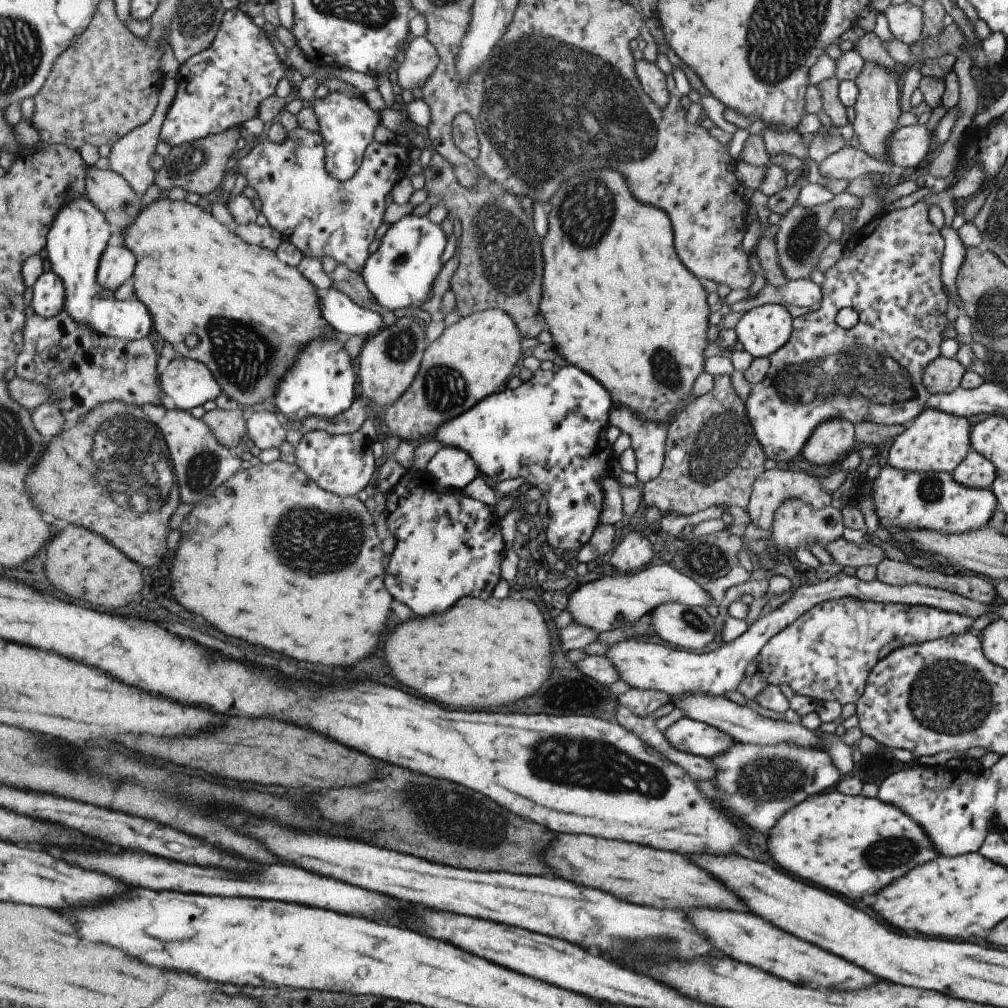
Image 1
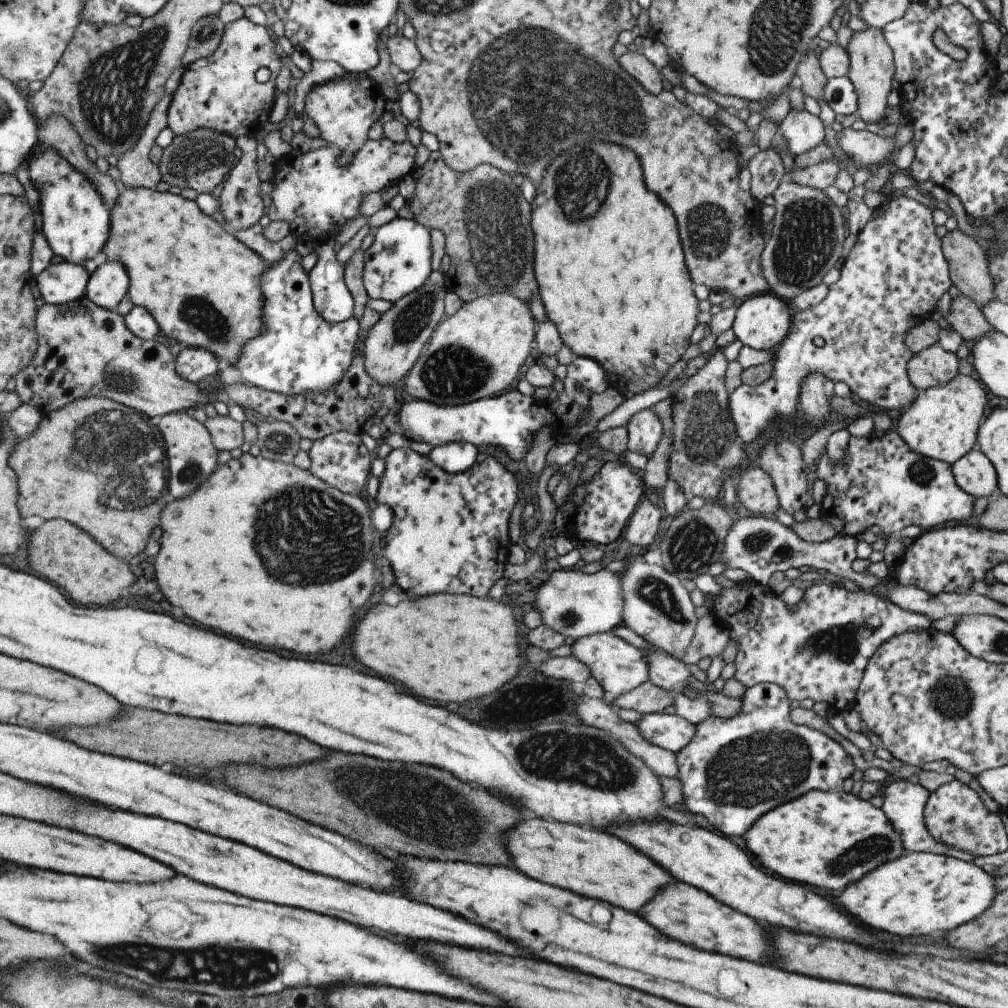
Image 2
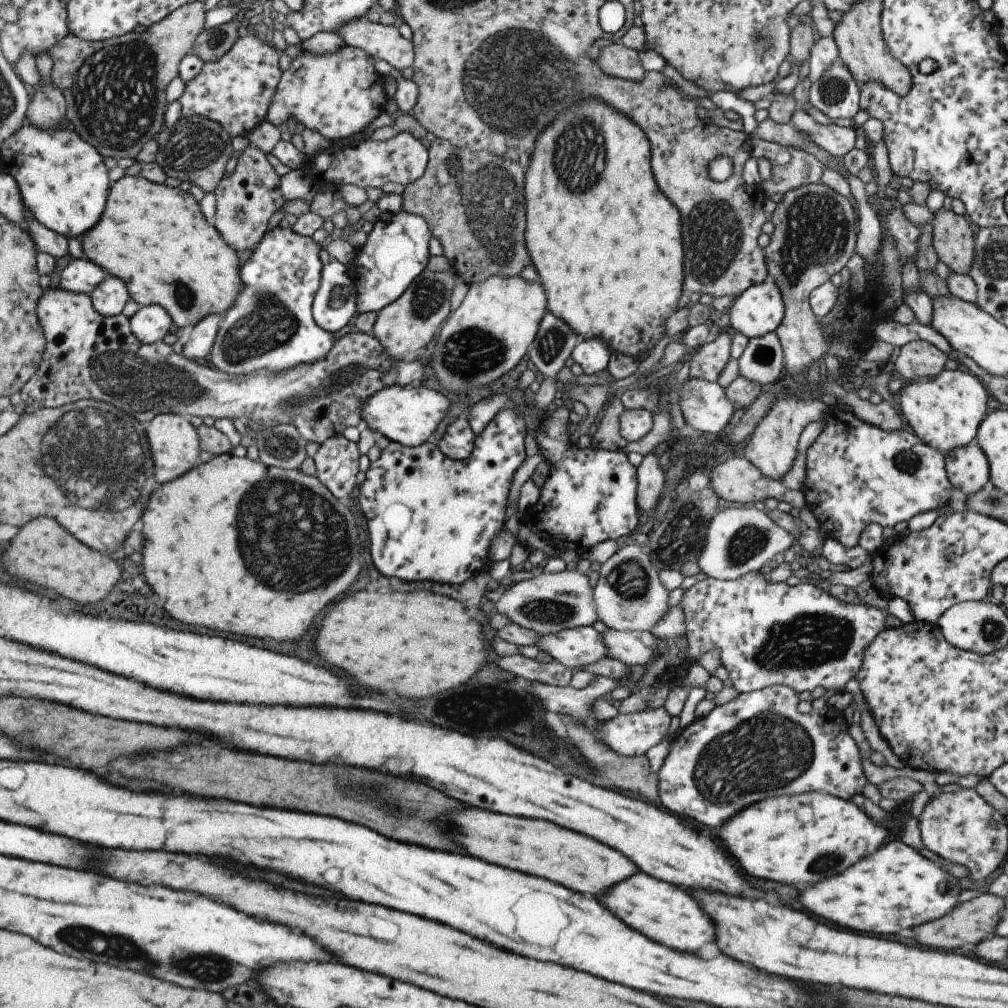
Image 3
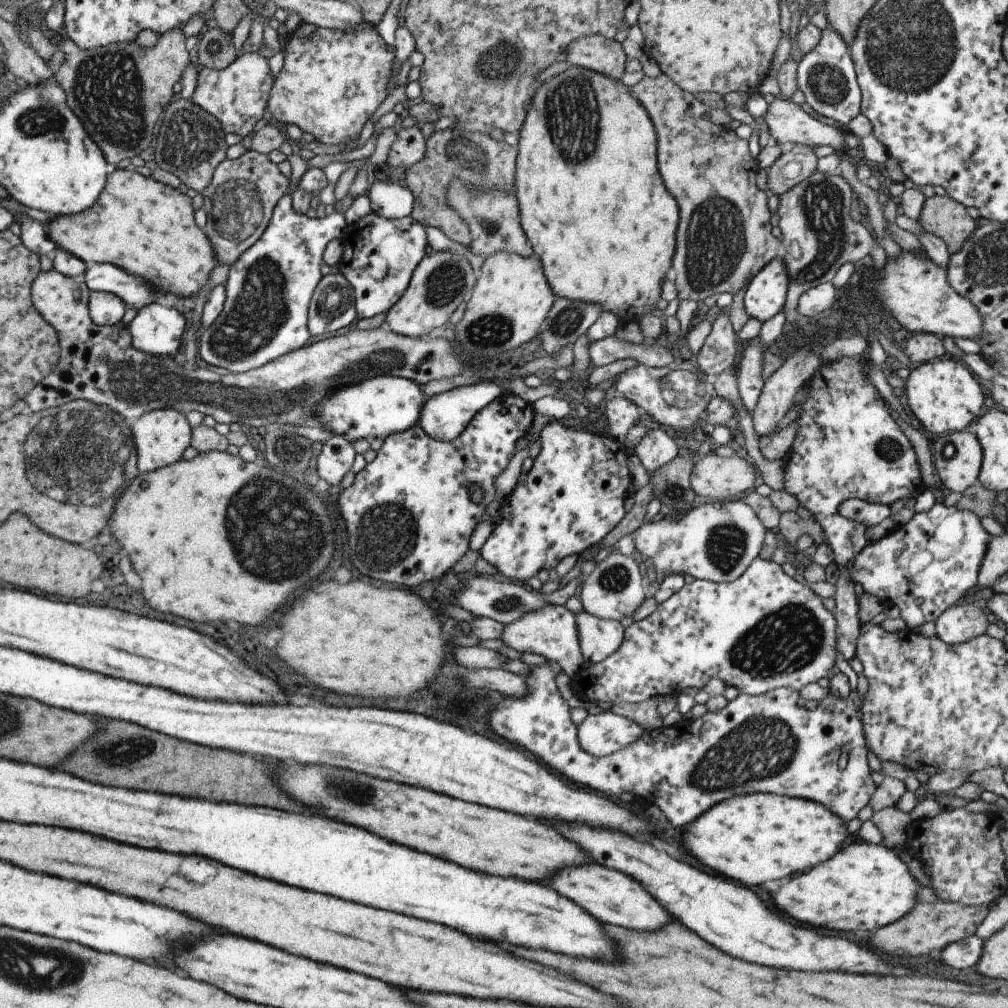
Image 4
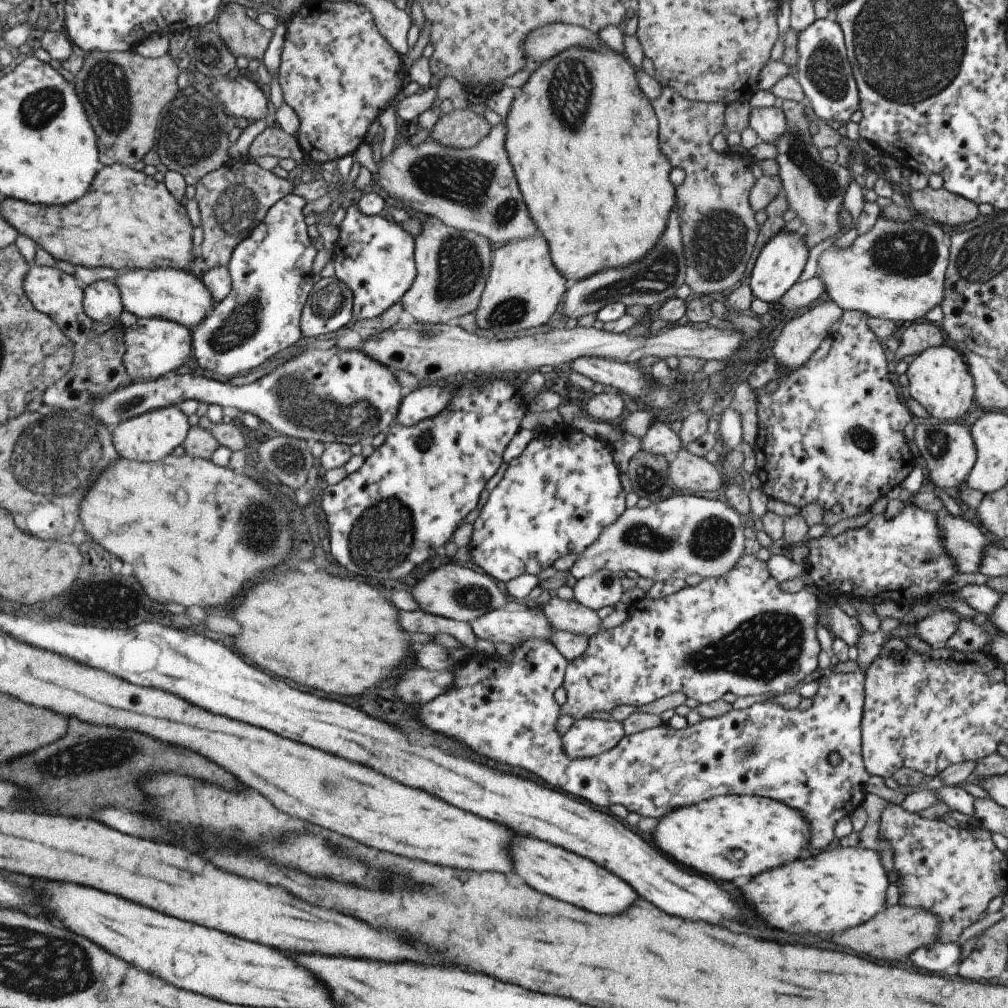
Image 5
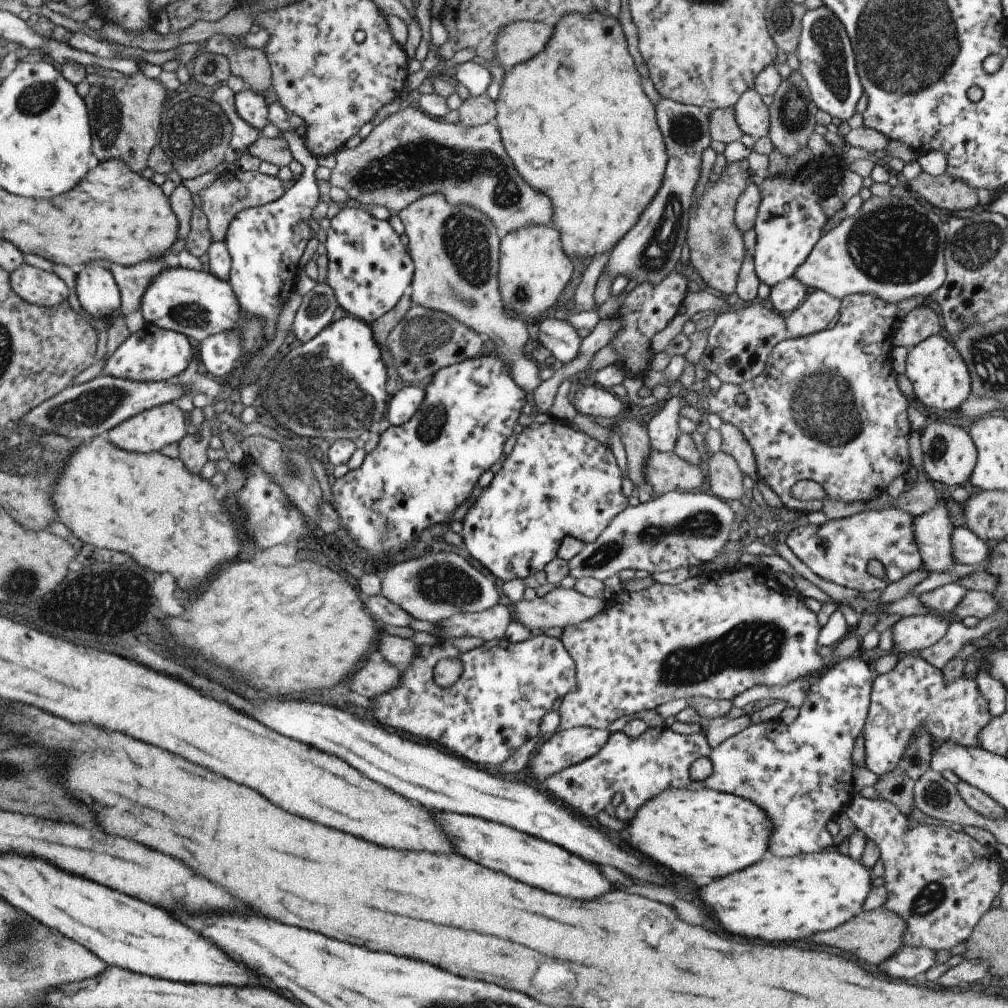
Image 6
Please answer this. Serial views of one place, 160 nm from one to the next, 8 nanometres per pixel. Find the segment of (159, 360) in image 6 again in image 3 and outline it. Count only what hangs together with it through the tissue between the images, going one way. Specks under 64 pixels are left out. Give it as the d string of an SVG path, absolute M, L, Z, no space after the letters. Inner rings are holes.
M158 304L139 307L128 319L133 336L143 344L161 341L172 325L168 312Z

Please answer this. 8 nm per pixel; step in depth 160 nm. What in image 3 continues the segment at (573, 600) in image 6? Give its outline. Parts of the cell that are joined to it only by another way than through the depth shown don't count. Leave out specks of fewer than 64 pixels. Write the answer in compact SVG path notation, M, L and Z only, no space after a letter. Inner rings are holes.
M607 629L600 634L600 637L606 650L606 656L619 660L619 662L623 662L627 666L652 664L658 658L652 654L654 651L654 638L649 631L616 631Z

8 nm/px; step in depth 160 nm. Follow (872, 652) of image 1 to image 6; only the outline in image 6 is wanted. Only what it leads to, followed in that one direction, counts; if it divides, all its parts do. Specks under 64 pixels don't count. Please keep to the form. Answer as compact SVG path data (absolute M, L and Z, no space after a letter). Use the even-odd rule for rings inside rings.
M736 565L725 570L712 570L705 574L691 574L684 582L673 586L654 583L640 592L619 592L618 597L609 600L605 608L589 620L562 628L563 632L561 632L558 640L561 640L565 652L573 660L575 688L570 689L559 704L557 730L561 731L577 726L607 729L611 722L621 716L637 714L641 710L655 709L661 704L679 698L703 697L712 700L725 699L731 701L734 696L753 688L753 686L785 686L797 680L797 678L805 678L809 683L822 672L821 670L825 667L827 660L822 659L816 652L817 638L822 627L817 622L816 614L805 605L805 598L801 597L790 588L785 587L783 581L774 577L763 566L747 568L742 565Z

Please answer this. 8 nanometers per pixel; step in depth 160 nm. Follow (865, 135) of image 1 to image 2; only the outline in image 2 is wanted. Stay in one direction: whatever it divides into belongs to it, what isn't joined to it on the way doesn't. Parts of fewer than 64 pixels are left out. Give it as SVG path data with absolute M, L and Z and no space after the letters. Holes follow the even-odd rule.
M865 27L862 31L852 31L846 44L848 69L846 77L852 84L857 95L856 114L863 122L882 124L888 110L887 93L891 90L890 82L894 73L893 53L882 31L877 27Z

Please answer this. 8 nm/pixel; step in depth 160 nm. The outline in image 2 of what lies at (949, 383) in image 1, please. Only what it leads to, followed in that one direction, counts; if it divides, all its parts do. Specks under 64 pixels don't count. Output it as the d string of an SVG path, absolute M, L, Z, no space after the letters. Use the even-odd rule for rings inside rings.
M937 343L913 353L906 364L909 382L916 390L943 386L957 375L959 359L955 353L943 350Z

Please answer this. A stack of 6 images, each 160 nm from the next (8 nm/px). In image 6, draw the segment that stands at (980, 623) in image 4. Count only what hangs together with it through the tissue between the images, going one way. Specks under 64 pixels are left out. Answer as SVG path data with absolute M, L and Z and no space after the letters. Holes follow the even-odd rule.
M936 613L903 616L891 628L893 651L899 656L916 654L945 635L950 621Z

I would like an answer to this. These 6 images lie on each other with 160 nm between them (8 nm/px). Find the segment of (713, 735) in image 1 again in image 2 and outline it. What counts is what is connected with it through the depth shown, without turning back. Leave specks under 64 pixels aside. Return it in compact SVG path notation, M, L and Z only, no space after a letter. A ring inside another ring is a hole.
M647 713L634 723L647 742L674 753L693 738L694 726L677 714L664 713Z

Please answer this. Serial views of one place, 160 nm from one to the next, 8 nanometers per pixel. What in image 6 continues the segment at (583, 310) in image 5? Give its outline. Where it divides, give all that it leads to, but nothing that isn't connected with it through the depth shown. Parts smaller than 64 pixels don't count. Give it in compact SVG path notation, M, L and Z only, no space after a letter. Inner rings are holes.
M665 98L651 104L666 151L661 188L657 190L657 196L653 196L653 202L647 204L647 210L641 212L639 222L616 242L601 270L601 274L605 272L611 282L615 276L625 276L627 282L633 280L635 286L643 282L655 286L677 267L681 247L686 240L687 210L701 170L701 154L710 146L709 124L704 109Z

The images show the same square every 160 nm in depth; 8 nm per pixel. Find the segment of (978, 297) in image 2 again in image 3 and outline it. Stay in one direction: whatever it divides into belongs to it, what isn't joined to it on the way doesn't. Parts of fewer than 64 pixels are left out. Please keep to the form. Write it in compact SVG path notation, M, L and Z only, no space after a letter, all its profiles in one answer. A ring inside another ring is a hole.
M940 207L933 213L932 245L938 260L950 271L965 273L972 263L974 235L961 215Z

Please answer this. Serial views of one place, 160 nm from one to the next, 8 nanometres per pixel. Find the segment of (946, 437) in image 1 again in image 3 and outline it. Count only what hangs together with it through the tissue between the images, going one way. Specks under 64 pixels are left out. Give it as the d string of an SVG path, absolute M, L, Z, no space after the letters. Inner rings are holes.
M958 367L943 369L928 381L904 384L896 397L900 414L911 426L913 435L944 453L955 447L964 447L976 438L977 427L988 410L985 407L988 396L983 382L963 367Z

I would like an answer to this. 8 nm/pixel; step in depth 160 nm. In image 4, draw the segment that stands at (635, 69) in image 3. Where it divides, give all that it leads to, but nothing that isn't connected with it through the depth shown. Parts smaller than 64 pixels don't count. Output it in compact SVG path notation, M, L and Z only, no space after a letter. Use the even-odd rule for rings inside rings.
M597 34L581 36L569 42L563 51L570 65L603 74L615 82L620 82L625 72L625 53L613 39Z

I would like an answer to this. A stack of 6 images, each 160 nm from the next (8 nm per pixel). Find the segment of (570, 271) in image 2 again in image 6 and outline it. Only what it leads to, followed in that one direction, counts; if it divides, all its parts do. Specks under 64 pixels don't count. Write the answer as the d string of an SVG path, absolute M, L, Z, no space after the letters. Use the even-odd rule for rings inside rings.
M594 10L589 12L587 16L583 16L579 12L565 14L554 25L545 48L535 54L533 58L515 64L512 71L503 76L503 84L501 84L499 94L494 102L496 116L493 123L499 130L503 149L517 170L517 174L521 176L525 184L529 184L529 188L533 192L541 192L541 196L545 196L551 202L549 226L557 230L561 250L569 260L587 260L593 258L594 255L609 251L611 246L615 248L616 242L624 237L623 234L628 233L639 222L641 212L647 210L647 204L653 202L653 196L657 196L657 190L661 188L661 180L663 180L665 172L666 151L663 136L655 120L653 104L643 93L641 80L633 65L633 60L627 52L626 40L621 31L620 23L613 16L603 16Z

